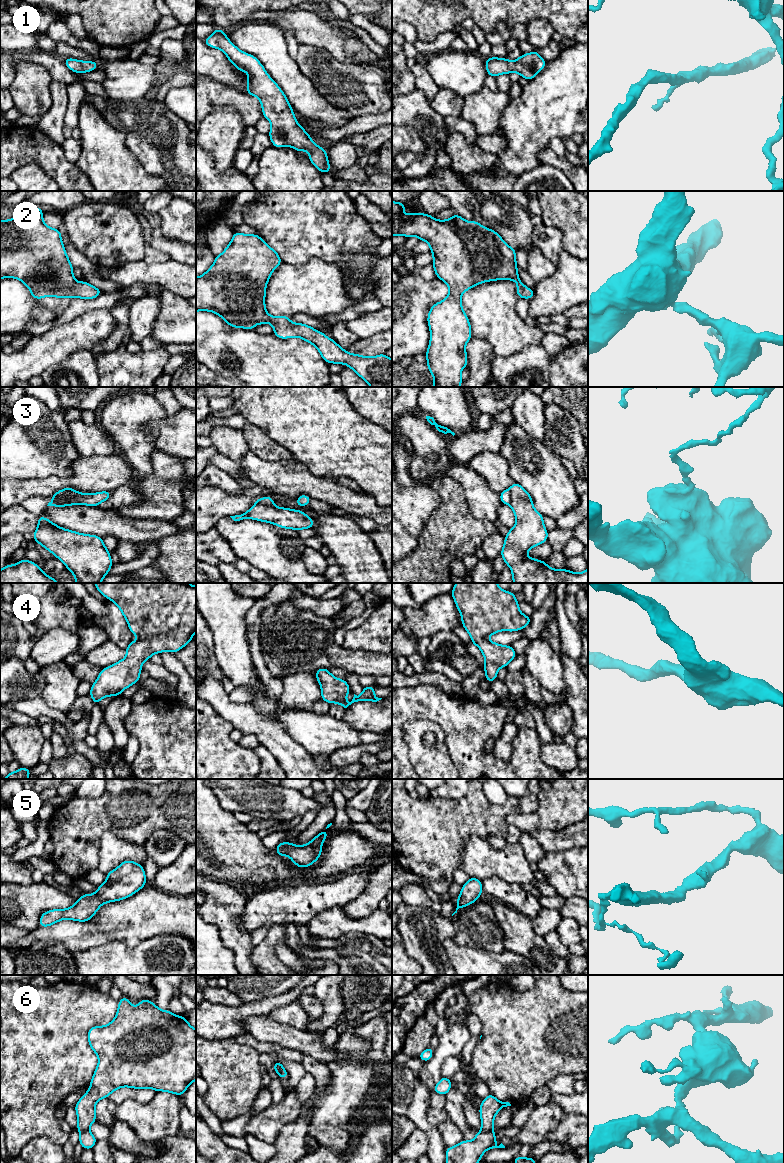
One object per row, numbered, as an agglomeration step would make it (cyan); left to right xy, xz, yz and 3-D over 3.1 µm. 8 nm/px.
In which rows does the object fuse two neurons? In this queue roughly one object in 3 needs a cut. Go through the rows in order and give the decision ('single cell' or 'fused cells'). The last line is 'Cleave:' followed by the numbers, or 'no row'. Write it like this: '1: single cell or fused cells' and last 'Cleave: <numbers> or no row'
1: single cell
2: single cell
3: fused cells
4: single cell
5: single cell
6: fused cells
Cleave: 3, 6

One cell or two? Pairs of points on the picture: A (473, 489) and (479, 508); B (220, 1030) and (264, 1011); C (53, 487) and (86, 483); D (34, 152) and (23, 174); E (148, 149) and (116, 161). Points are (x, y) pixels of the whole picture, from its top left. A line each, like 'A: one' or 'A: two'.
A: one
B: one
C: one
D: two
E: two

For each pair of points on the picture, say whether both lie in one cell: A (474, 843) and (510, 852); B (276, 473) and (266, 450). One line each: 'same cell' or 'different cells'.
A: same cell
B: different cells

